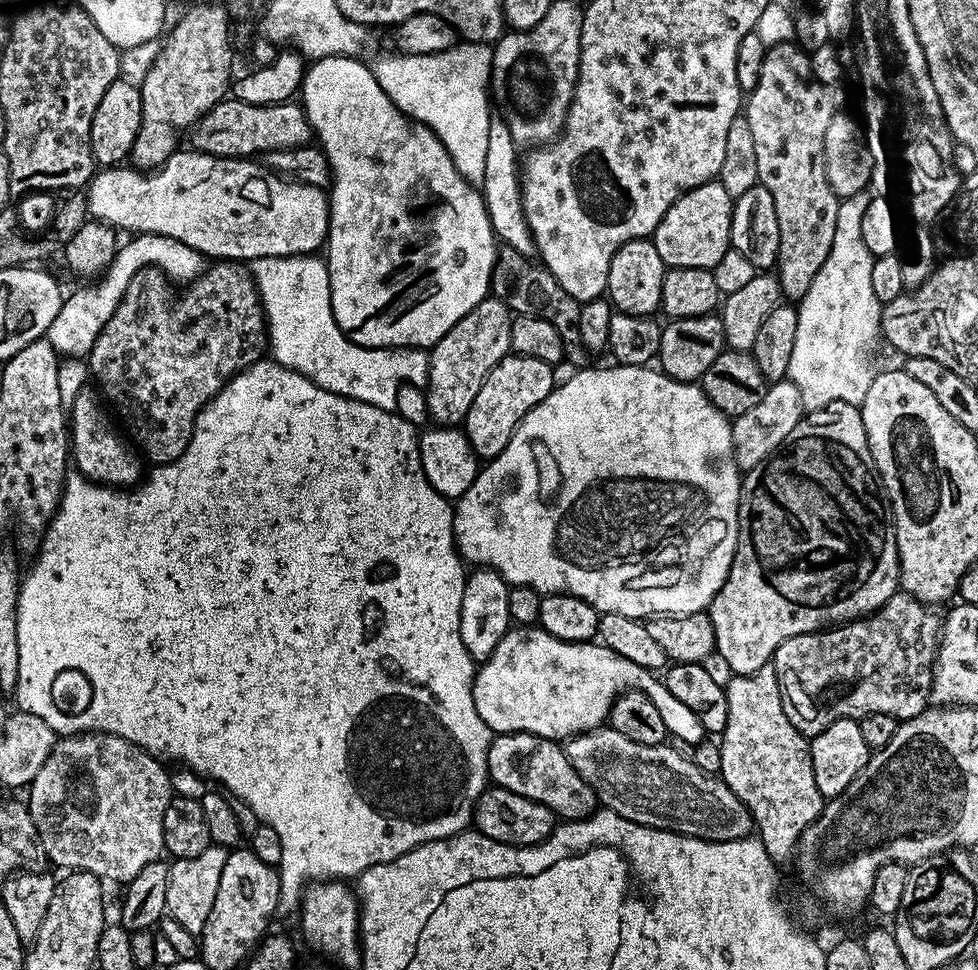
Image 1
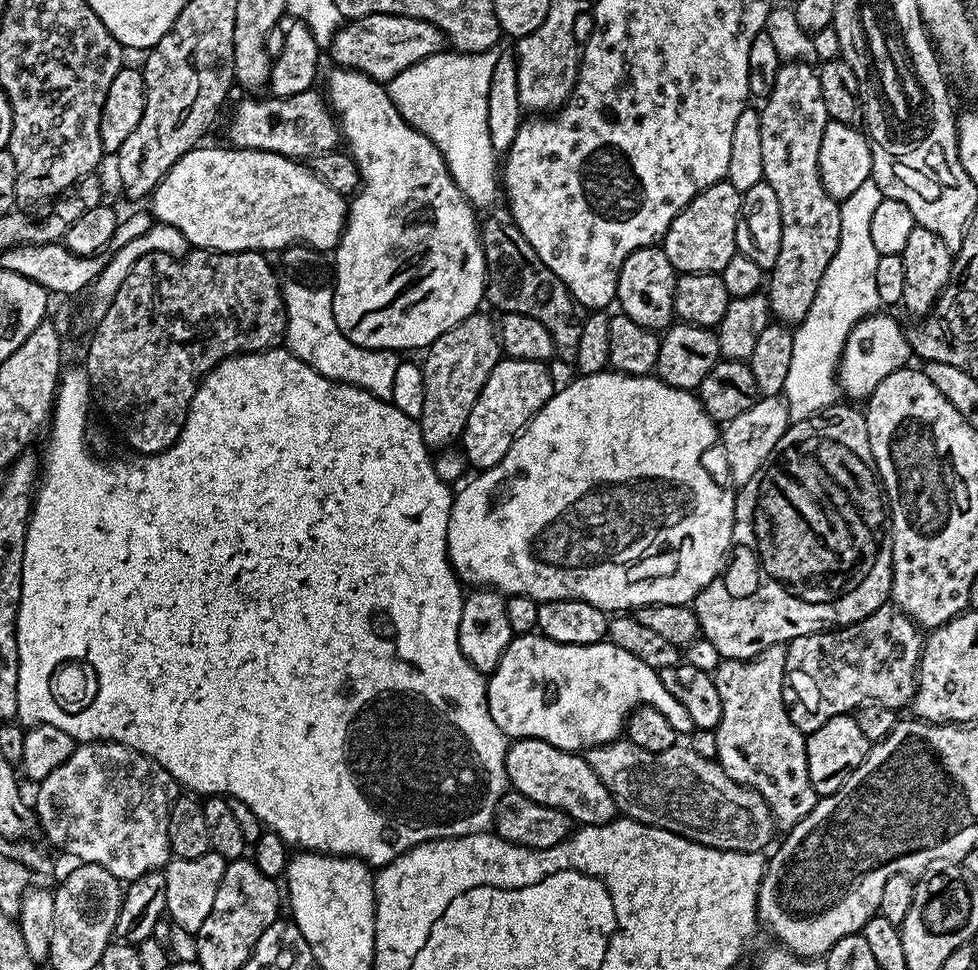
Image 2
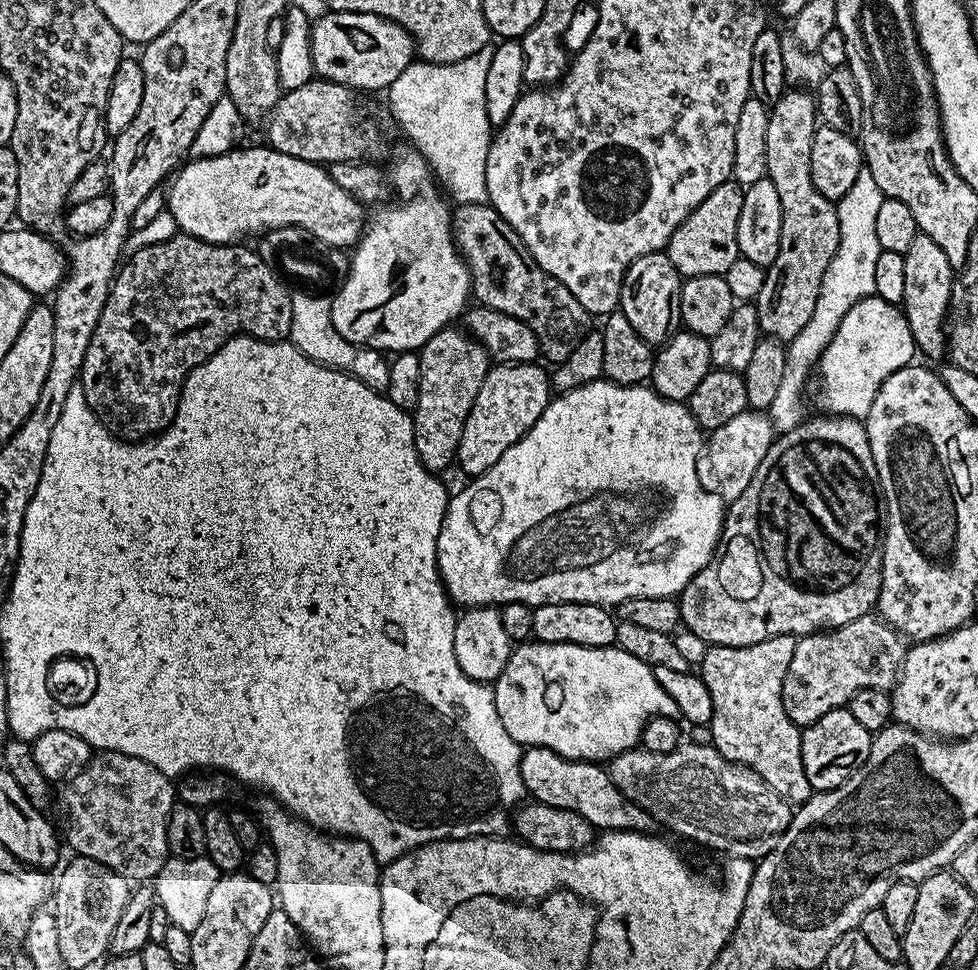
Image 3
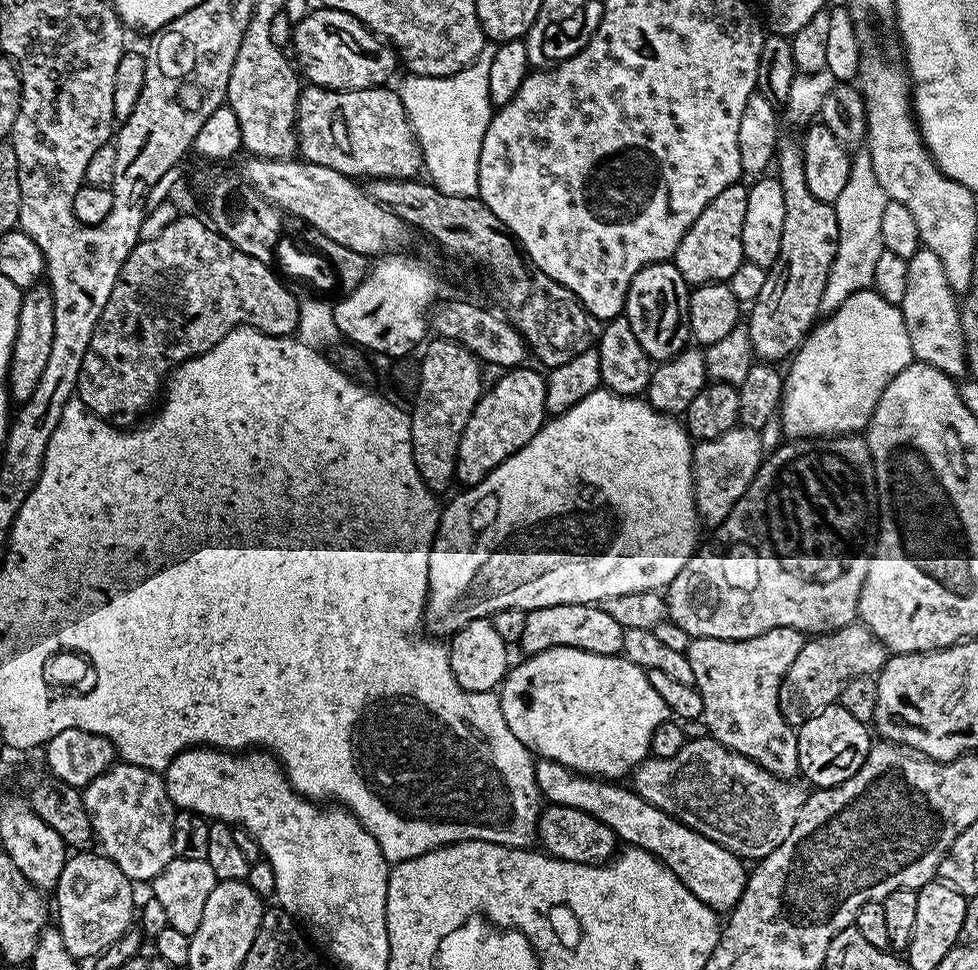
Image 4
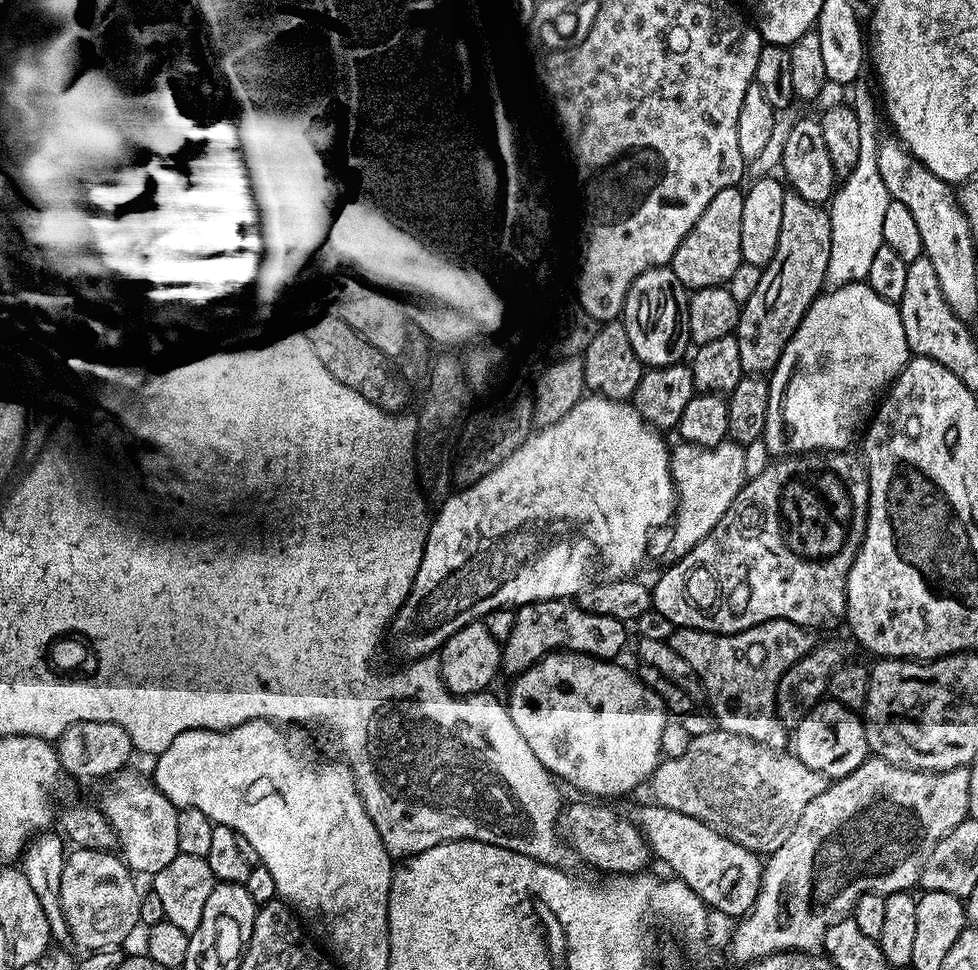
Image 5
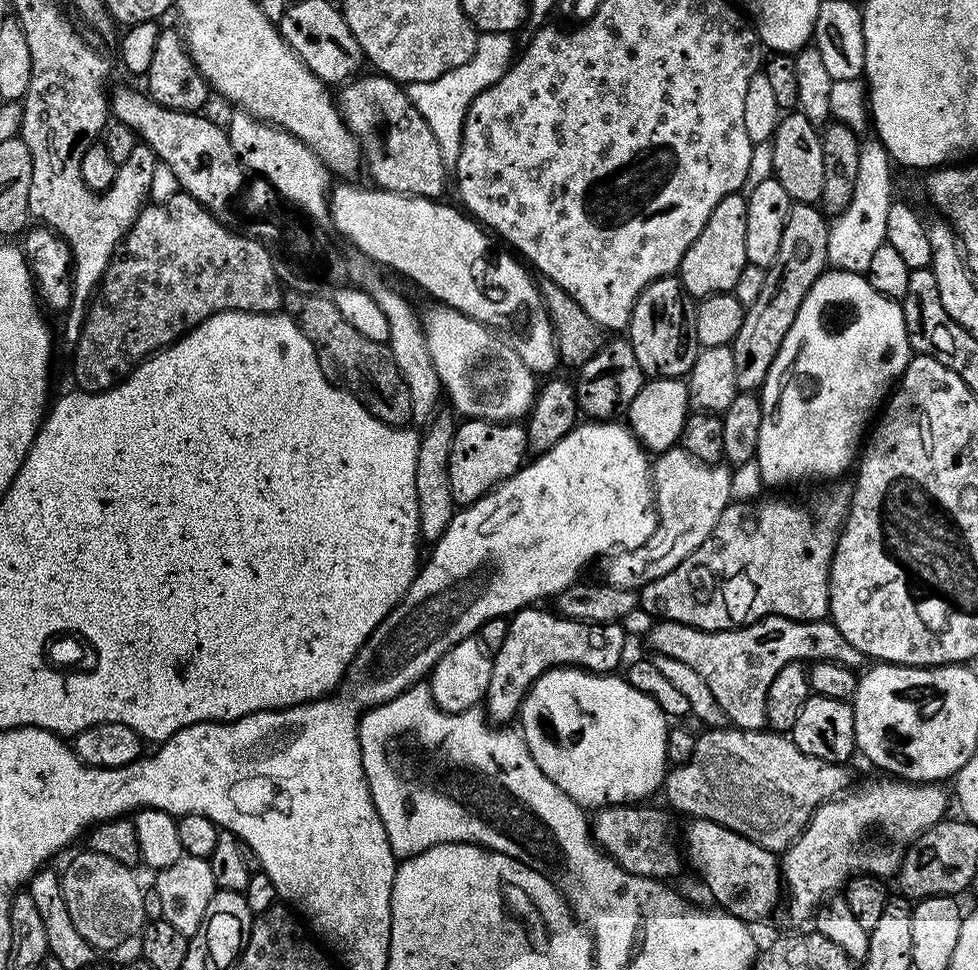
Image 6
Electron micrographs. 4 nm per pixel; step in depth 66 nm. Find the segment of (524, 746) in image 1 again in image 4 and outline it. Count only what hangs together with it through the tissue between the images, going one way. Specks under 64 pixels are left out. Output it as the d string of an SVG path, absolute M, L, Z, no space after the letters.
M543 758L536 760L536 781L541 797L548 804L574 806L574 810L586 810L586 814L598 818L598 822L606 822L619 841L658 857L703 904L717 910L730 910L742 898L750 875L745 861L698 830L690 830L690 826L678 822L678 818L650 806L650 802L631 787L623 788L623 783L595 776L582 776L556 760Z

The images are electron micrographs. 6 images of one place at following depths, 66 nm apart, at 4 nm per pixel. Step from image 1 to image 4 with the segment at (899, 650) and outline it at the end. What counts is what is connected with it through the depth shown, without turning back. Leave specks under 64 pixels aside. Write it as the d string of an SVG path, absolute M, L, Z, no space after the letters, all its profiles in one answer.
M859 622L805 639L802 650L798 650L798 658L790 662L790 670L786 670L780 687L780 709L785 722L791 728L799 729L800 725L814 718L814 714L837 703L846 682L859 676L872 676L883 670L889 655L884 643Z

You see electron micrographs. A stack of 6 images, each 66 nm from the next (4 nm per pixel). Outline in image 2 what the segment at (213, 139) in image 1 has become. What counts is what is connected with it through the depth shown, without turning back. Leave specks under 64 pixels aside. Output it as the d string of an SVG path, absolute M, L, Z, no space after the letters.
M309 90L304 93L294 94L293 97L268 98L263 104L260 98L244 98L240 105L232 112L232 117L228 120L228 140L227 143L234 148L249 148L250 150L262 150L263 152L273 152L283 156L293 158L311 158L318 154L337 151L341 143L340 126L337 117L334 115L327 99L320 96L316 90Z

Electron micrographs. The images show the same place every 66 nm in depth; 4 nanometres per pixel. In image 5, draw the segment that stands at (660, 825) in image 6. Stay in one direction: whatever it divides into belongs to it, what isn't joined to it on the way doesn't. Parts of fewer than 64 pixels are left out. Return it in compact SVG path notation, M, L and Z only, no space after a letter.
M606 802L572 804L560 813L560 835L577 857L580 856L592 868L611 874L635 874L649 867L650 849L643 834L638 831L627 815L615 812Z

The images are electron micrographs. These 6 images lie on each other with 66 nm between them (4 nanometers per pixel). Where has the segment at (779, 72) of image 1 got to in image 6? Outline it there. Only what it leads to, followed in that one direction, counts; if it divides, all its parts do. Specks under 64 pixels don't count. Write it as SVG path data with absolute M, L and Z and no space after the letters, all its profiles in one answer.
M793 203L788 211L786 226L782 230L782 246L778 246L778 258L766 270L766 283L753 304L744 309L742 326L732 339L734 366L738 366L738 386L742 392L756 392L764 385L766 374L782 350L782 338L790 334L794 318L798 318L798 306L802 298L814 286L814 282L829 267L827 240L829 221L816 204Z

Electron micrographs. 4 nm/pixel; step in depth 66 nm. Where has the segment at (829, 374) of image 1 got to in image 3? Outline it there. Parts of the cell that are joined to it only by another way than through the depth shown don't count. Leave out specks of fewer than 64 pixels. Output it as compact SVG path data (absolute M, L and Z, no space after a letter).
M867 166L860 168L858 177L850 190L837 201L836 213L839 222L839 246L834 258L823 274L822 288L818 294L818 301L814 306L814 313L810 321L802 328L800 334L787 343L785 373L782 374L781 385L778 386L776 397L766 410L766 415L772 424L775 435L784 435L794 430L804 422L806 413L802 404L802 392L806 378L821 353L830 342L830 338L837 332L842 318L855 306L858 301L873 295L875 267L878 264L878 254L882 251L875 233L875 219L878 218L879 207L886 199L884 192L878 186L874 176Z

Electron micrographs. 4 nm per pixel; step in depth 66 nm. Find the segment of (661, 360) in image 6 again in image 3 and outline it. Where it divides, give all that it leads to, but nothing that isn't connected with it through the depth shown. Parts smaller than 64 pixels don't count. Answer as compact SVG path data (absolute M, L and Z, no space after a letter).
M667 251L646 254L635 260L626 270L618 308L624 313L626 322L630 322L630 326L634 326L638 334L642 334L647 344L663 346L681 331L681 283L681 274L670 262Z

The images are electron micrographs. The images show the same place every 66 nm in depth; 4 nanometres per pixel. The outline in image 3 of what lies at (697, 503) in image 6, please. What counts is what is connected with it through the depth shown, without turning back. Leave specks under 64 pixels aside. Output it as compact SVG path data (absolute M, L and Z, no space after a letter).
M749 410L738 414L731 422L726 422L726 426L718 426L706 440L706 464L712 467L712 472L716 475L715 491L721 500L731 502L750 486L750 478L754 478L754 470L762 466L762 458L770 450L774 439L772 424L767 415L760 410Z

